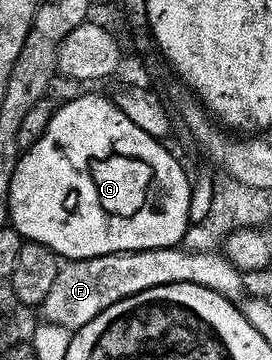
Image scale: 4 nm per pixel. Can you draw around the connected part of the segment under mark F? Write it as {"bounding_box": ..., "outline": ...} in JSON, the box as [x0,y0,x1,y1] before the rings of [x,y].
{"bounding_box":[40,247,243,331],"outline":[[[171,247],[110,253],[108,256],[63,264],[51,290],[42,301],[40,312],[45,322],[73,331],[90,322],[113,303],[128,299],[140,291],[148,291],[148,287],[160,287],[168,283],[196,283],[234,299],[238,292],[243,292],[243,280],[240,270],[218,251],[192,253],[181,247]]]}

